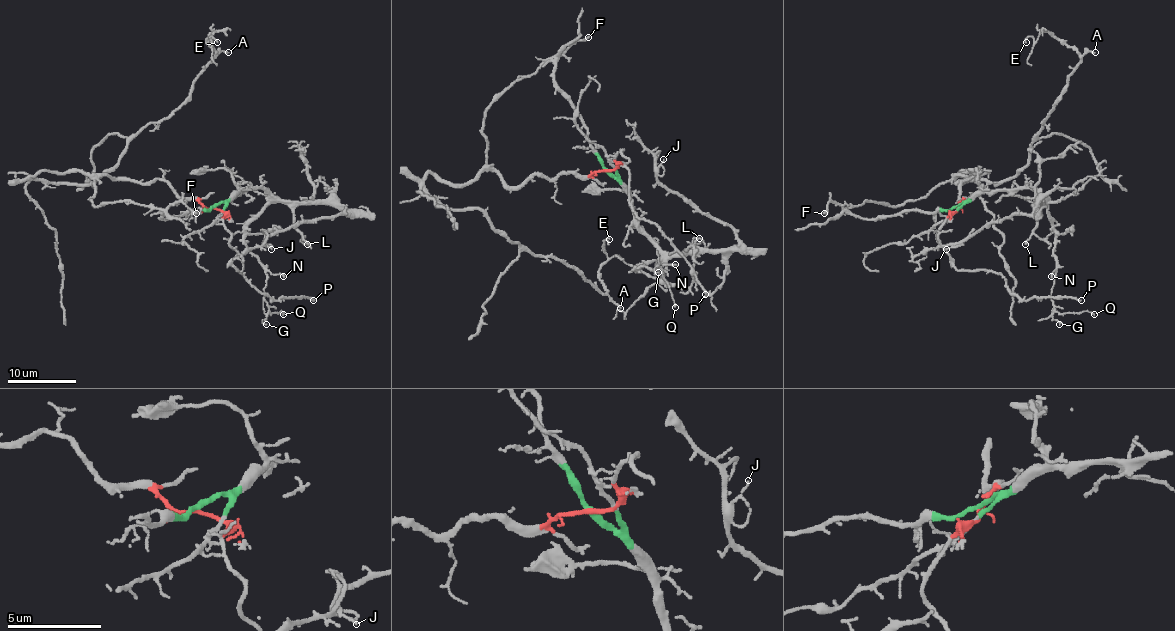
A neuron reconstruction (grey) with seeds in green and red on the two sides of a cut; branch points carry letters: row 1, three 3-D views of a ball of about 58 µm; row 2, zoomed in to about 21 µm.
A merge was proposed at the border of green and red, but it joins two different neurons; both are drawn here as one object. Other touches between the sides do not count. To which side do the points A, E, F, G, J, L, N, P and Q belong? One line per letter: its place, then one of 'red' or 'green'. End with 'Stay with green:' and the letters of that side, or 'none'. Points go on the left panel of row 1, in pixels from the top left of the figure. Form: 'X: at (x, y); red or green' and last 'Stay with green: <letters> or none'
A: at (228, 52); red
E: at (217, 42); red
F: at (196, 213); green
G: at (266, 324); green
J: at (271, 249); green
L: at (307, 244); green
N: at (283, 276); green
P: at (313, 300); red
Q: at (283, 314); green
Stay with green: F, G, J, L, N, Q

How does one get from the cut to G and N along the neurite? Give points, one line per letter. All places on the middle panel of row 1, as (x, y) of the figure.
G: (605, 171), (628, 195), (633, 224), (660, 251), (659, 260), (636, 268), (659, 268), (655, 263), (659, 272)
N: (605, 171), (628, 195), (633, 224), (660, 251), (660, 258), (636, 268), (659, 268), (676, 263)

